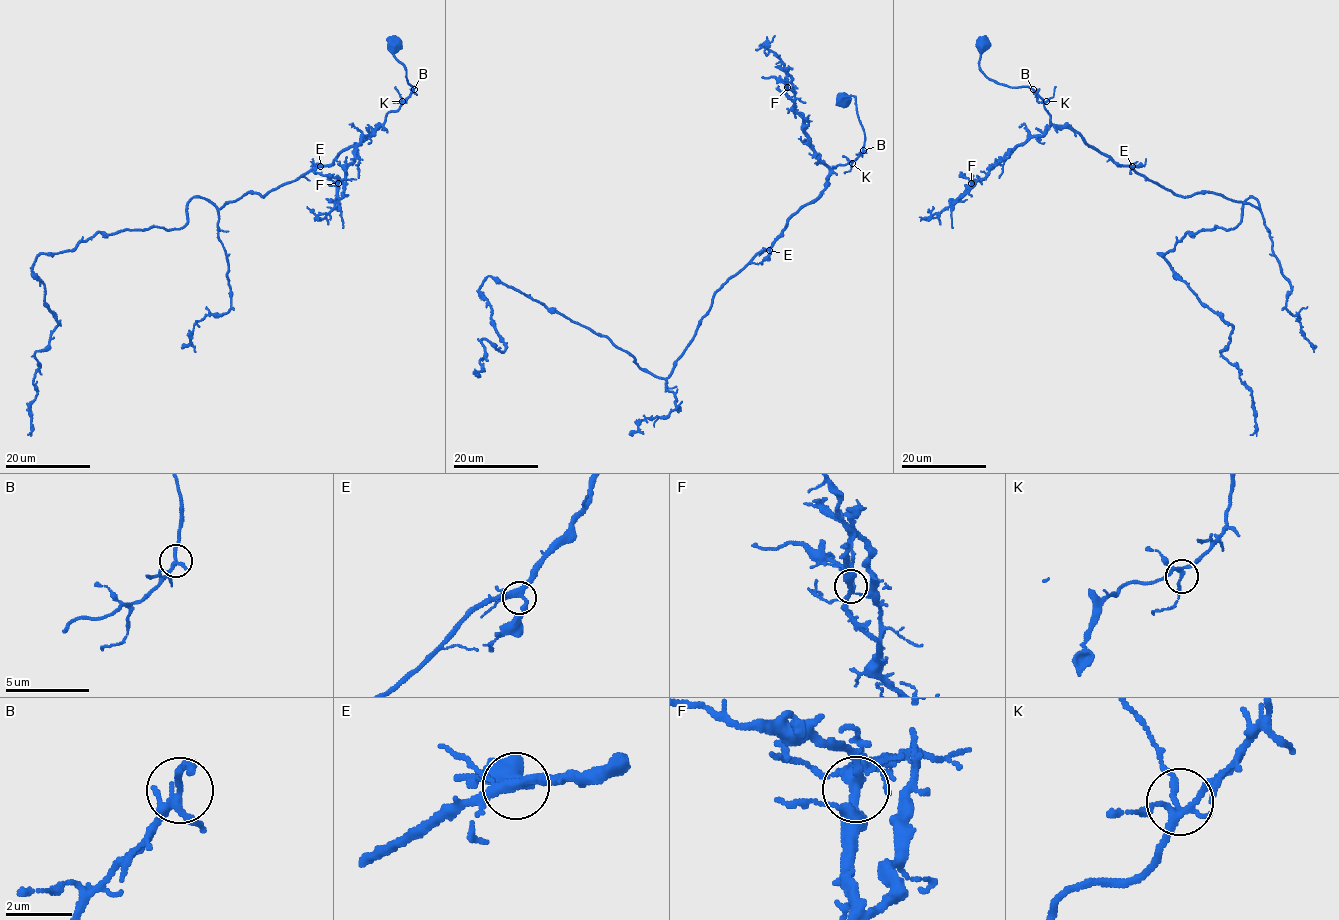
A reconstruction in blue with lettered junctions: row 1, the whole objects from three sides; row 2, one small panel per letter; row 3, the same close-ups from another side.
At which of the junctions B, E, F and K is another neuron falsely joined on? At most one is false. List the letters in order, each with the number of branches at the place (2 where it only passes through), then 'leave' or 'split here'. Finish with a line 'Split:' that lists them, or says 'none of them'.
B: branches 3; leave
E: branches 4; leave
F: branches 5; leave
K: branches 5; leave
Split: none of them

